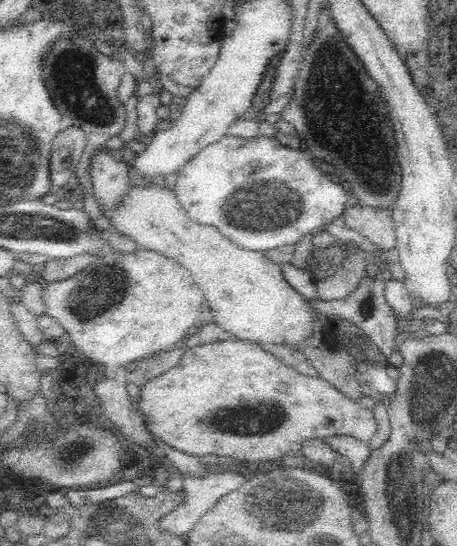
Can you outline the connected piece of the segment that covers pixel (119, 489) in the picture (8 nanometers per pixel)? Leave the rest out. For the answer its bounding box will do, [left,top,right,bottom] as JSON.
[66,481,139,507]

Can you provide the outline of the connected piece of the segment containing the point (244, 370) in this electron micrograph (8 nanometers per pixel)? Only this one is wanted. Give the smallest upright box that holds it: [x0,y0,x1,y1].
[140,340,378,463]

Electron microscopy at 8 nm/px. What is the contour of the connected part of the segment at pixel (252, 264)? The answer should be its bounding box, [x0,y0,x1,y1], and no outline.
[105,181,318,351]

